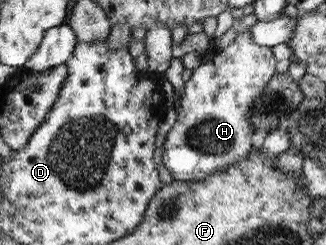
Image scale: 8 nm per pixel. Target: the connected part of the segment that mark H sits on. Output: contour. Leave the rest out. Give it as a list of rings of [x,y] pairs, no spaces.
[[[250,31],[237,33],[233,42],[225,48],[213,46],[209,53],[202,54],[200,65],[192,69],[190,79],[185,82],[185,95],[180,101],[179,114],[176,122],[168,132],[162,150],[165,167],[170,171],[173,180],[199,181],[210,177],[222,167],[242,161],[251,153],[253,146],[254,127],[250,122],[253,104],[259,100],[265,86],[276,74],[277,60],[271,48],[255,43]]]

